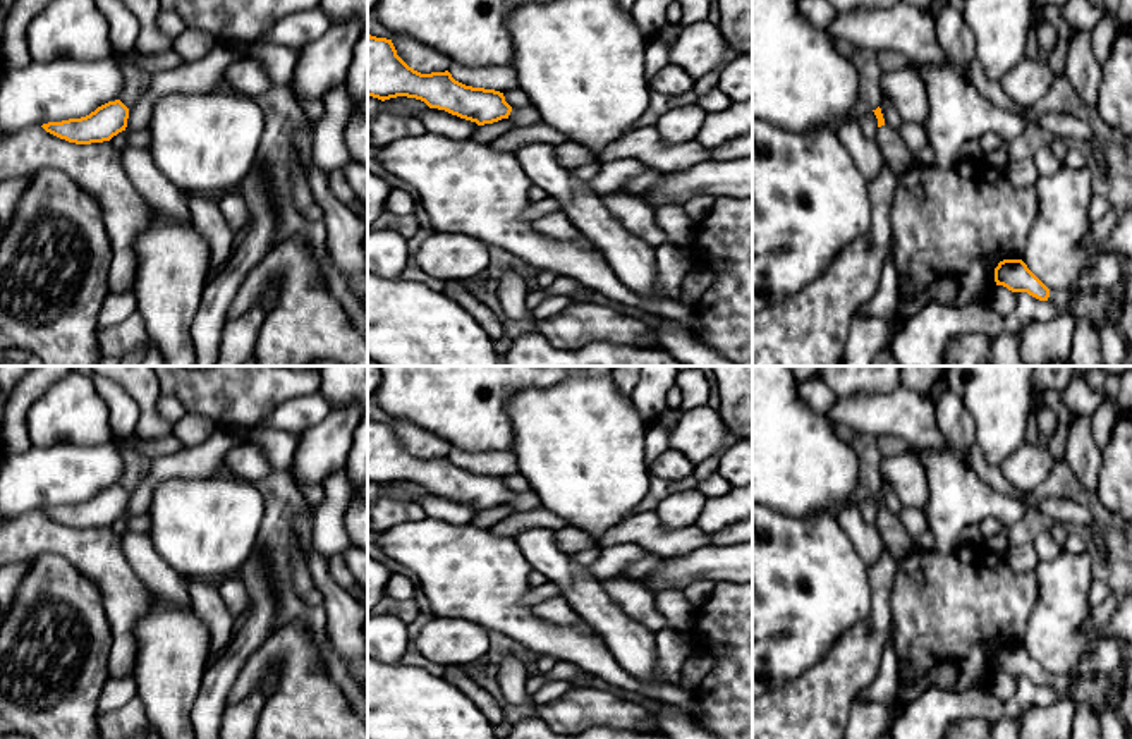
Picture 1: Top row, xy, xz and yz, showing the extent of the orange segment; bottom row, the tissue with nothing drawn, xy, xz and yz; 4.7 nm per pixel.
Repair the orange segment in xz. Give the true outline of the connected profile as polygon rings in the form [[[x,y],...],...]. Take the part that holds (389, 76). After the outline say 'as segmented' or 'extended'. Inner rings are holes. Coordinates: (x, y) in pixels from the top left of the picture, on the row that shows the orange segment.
[[[368,34],[368,96],[381,101],[407,96],[424,101],[429,108],[445,110],[478,125],[510,119],[517,127],[538,124],[539,112],[533,107],[510,107],[503,93],[466,86],[448,70],[421,74],[409,67],[386,38]]]; extended

